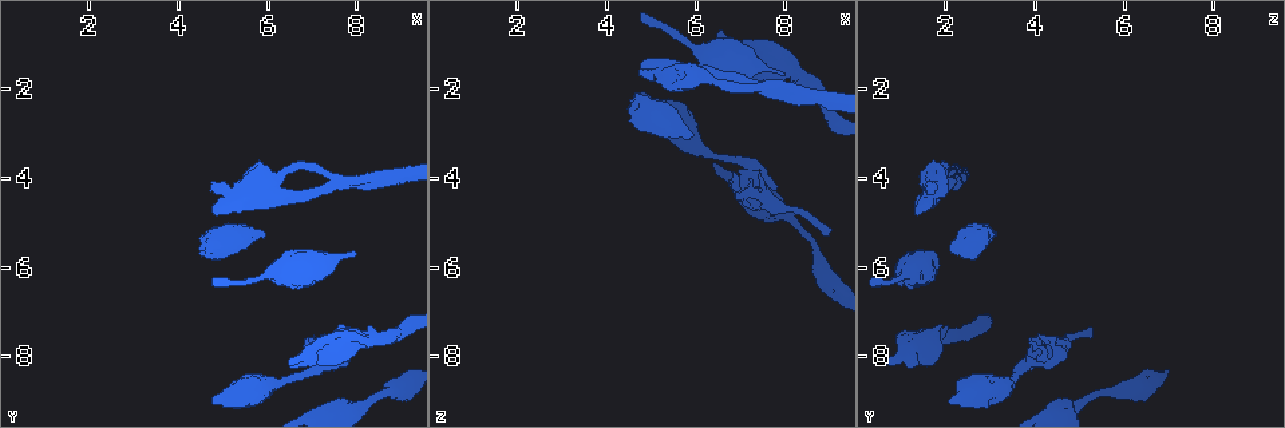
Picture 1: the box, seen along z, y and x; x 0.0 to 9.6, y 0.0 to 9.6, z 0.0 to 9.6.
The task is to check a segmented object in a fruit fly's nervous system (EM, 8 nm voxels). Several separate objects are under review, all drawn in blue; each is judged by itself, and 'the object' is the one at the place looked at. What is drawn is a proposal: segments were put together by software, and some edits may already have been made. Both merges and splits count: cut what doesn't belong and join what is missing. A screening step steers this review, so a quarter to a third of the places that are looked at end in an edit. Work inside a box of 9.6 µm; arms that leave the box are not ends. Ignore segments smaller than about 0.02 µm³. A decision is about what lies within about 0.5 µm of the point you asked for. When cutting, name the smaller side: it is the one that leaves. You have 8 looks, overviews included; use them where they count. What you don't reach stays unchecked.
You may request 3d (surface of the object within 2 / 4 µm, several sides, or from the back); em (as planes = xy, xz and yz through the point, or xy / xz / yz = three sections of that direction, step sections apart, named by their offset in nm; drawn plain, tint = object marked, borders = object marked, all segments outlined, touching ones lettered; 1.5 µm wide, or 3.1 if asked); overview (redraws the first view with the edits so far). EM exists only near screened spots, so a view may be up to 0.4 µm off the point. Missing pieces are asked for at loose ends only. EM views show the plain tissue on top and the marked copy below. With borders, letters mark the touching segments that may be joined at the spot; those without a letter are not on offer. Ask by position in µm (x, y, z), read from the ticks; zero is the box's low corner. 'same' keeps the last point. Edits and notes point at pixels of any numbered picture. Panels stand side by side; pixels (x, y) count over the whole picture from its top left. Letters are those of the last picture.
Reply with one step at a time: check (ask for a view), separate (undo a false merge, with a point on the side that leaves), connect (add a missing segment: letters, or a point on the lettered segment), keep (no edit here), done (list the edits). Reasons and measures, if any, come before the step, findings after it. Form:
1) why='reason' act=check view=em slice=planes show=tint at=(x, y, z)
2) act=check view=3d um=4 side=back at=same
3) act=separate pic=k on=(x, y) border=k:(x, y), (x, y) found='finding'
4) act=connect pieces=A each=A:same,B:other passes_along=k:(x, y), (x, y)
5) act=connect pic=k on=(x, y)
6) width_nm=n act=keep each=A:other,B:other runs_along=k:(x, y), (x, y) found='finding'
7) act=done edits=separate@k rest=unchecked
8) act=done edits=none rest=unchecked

why='branch stops here' act=check view=em slice=xz step=8 show=borders at=(7.95, 5.65, 1.65)

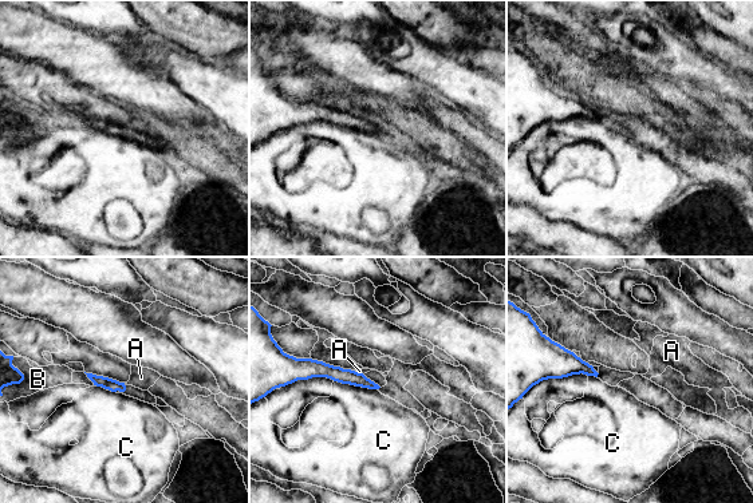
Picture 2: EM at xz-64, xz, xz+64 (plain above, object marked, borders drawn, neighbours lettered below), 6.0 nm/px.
act=check view=em slice=planes show=borders at=same

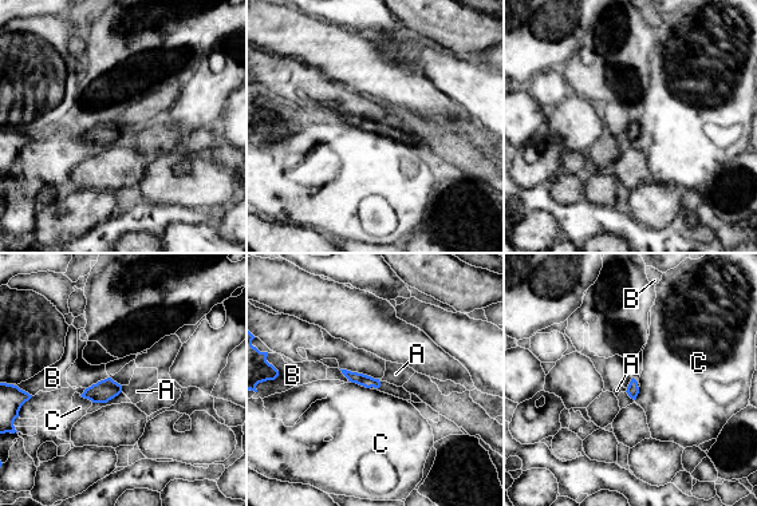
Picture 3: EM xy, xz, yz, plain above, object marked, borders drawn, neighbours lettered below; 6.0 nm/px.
longest_contact=C:100nm act=keep each=A:other,B:other,C:other border=3:(121, 386), (122, 391) found='no lettered segment goes on from it'

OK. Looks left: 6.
why='an open end' act=check view=em slice=planes show=borders at=(9.00, 7.35, 5.25)

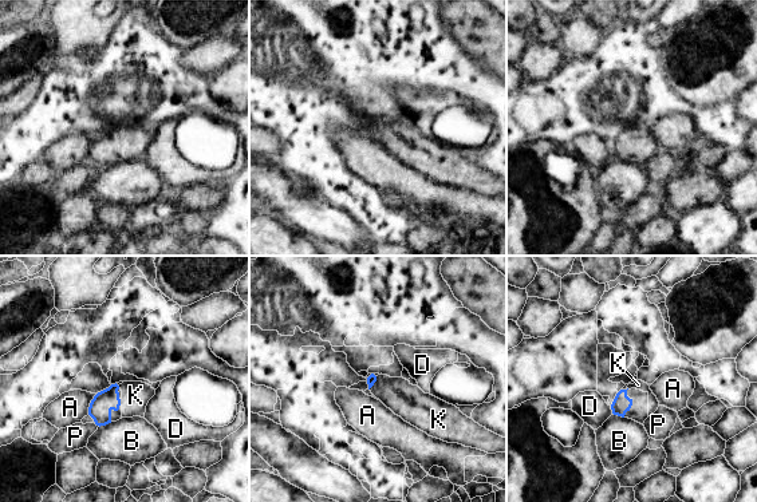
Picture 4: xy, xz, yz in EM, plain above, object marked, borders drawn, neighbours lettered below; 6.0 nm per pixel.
act=connect pieces=K each=A:other,B:other,D:other,K:same,P:other passes_along=4:(103, 402), (119, 402), (135, 395) found='the cell continues'

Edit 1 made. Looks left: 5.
act=check view=overview

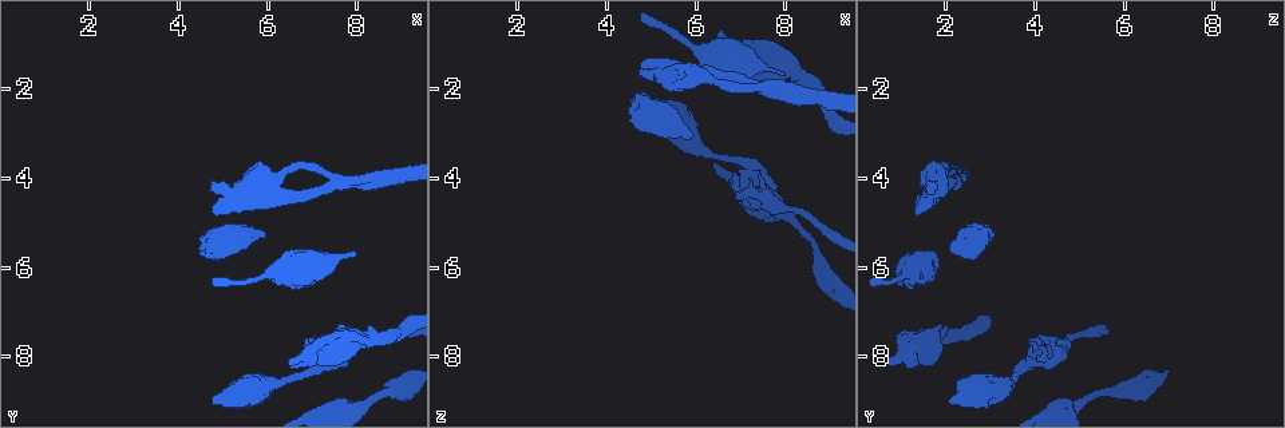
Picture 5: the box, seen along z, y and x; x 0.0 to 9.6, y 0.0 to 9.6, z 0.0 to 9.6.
why='free end' act=check view=3d um=4 side=back at=(5.80, 5.20, 3.15)

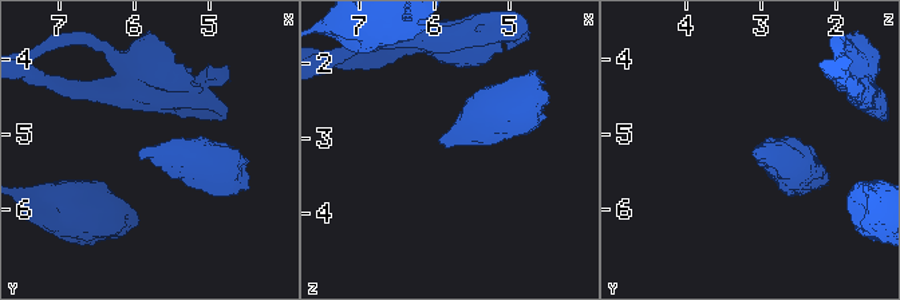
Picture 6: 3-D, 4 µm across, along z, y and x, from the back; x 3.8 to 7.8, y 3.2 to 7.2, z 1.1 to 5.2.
why='shape alone is not enough' act=check view=em slice=yz step=4 show=borders at=(5.90, 5.25, 3.10)

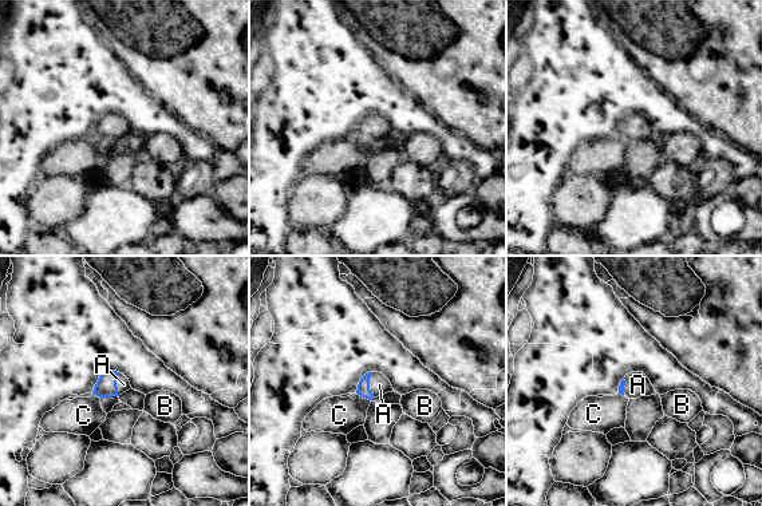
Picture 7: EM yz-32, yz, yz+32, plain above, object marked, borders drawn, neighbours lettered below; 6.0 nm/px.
act=check view=em slice=planes show=borders at=same

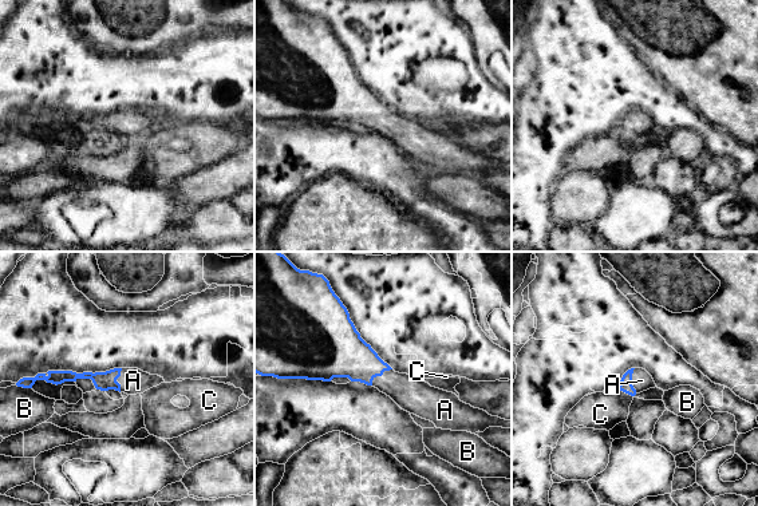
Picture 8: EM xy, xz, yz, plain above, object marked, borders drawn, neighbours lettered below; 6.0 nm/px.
longest_contact=A:160nm act=connect pieces=A each=A:same,B:other,C:other passes_along=8:(344, 354), (379, 375), (411, 394) found='it goes on there'

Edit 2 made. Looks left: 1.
act=done edits=connect@4,connect@8 rest=unchecked

